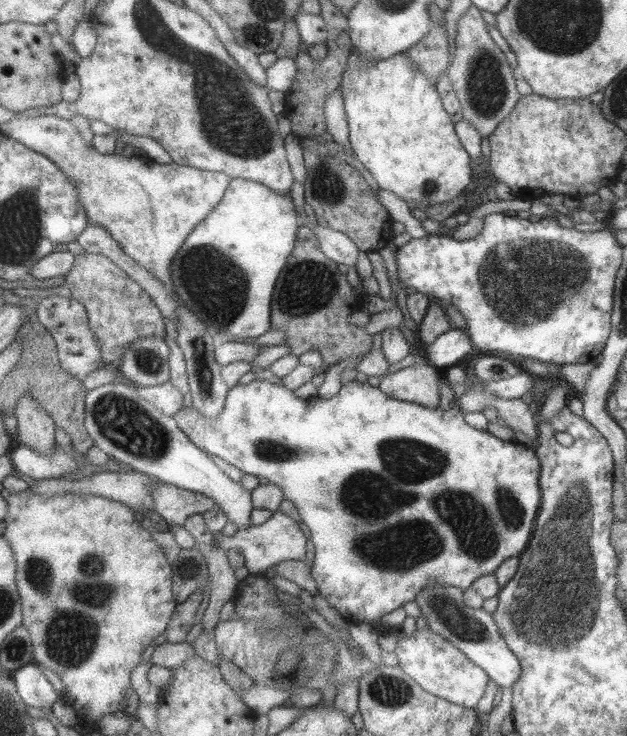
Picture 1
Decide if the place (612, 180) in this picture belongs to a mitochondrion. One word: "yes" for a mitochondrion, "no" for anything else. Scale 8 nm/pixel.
no

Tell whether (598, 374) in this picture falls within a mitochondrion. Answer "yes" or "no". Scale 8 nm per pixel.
no

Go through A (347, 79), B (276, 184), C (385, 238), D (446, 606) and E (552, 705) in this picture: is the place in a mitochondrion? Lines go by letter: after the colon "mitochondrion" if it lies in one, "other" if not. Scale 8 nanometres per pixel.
A: other
B: other
C: other
D: mitochondrion
E: other

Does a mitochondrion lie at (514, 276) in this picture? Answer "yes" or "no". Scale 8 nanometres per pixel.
yes

